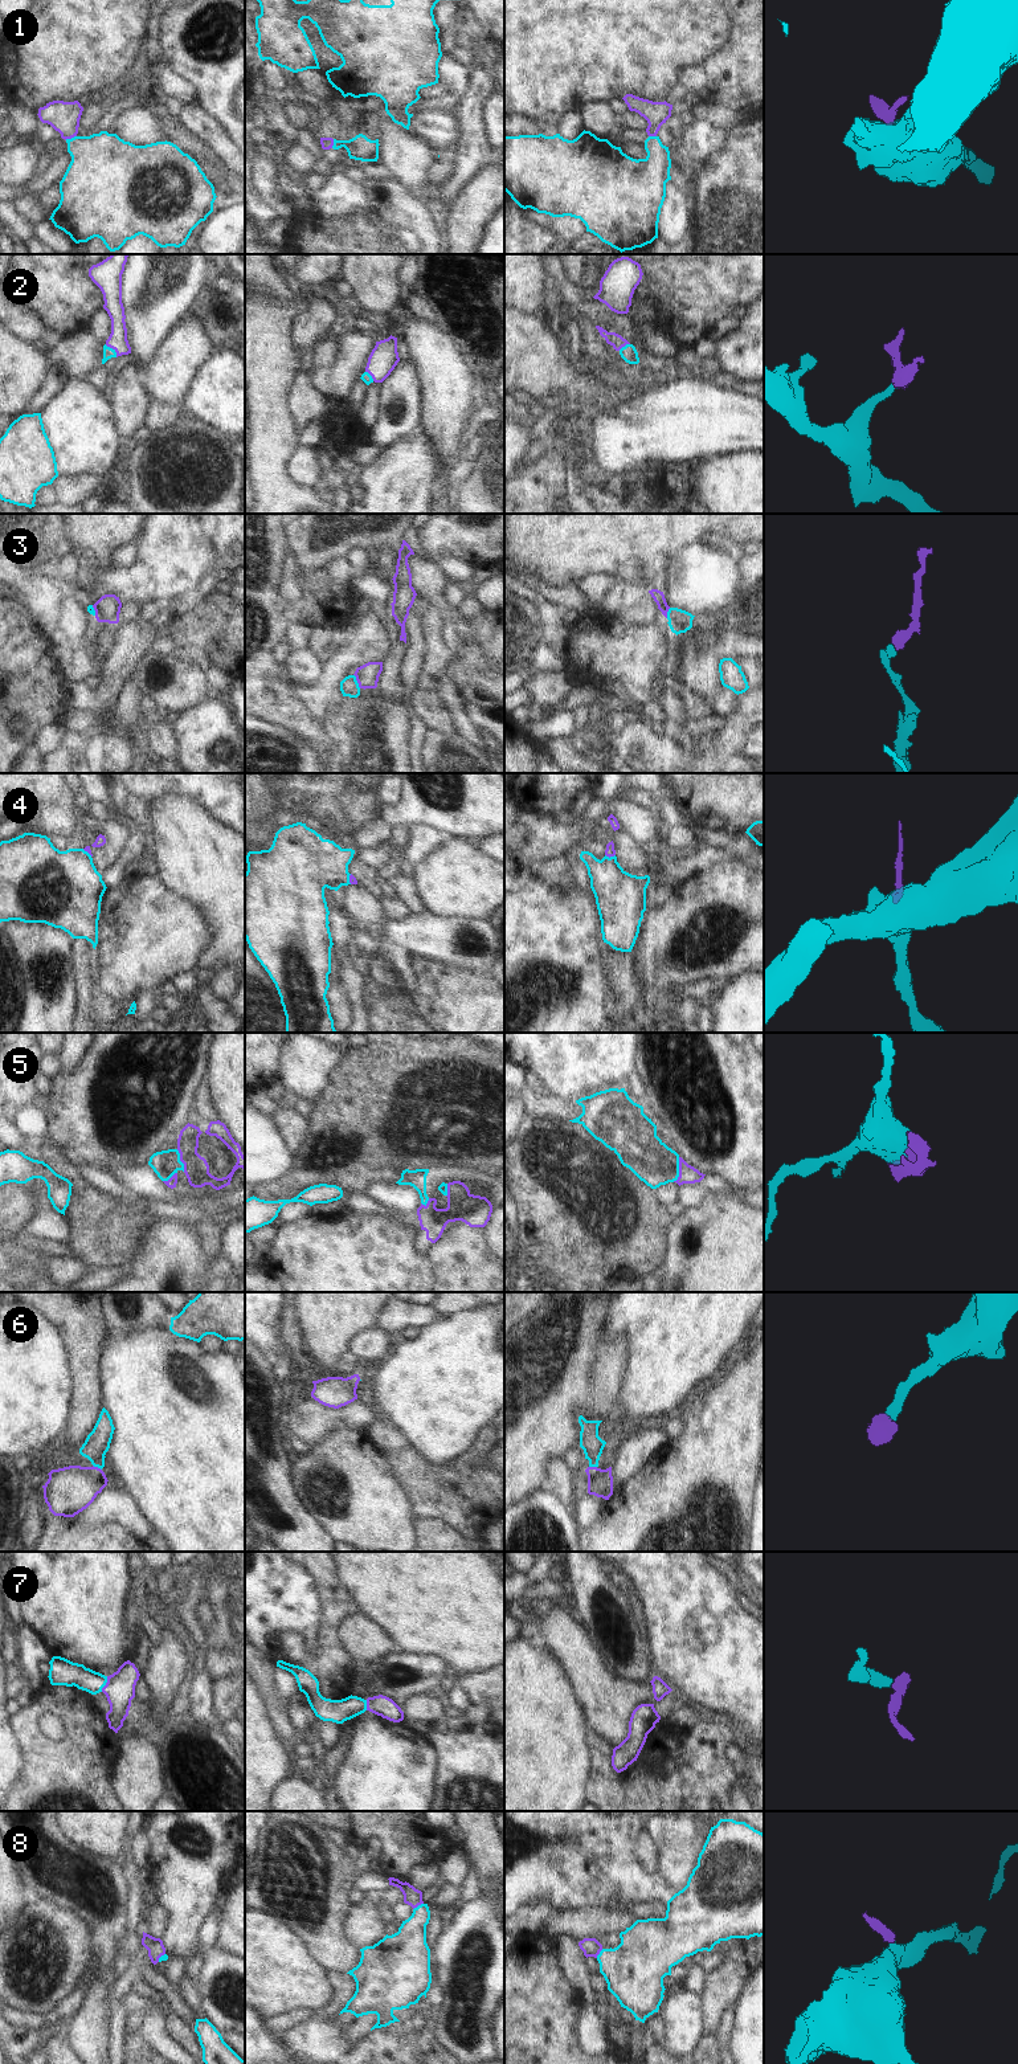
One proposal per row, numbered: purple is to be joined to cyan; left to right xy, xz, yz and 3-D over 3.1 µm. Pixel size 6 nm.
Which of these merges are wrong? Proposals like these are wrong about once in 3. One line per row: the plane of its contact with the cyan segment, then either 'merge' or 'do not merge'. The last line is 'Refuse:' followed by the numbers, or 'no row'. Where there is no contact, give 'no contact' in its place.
1: xy | merge
2: xy | merge
3: xz | do not merge
4: yz | merge
5: yz | do not merge
6: xy | merge
7: xy | merge
8: xz | merge
Refuse: 3, 5

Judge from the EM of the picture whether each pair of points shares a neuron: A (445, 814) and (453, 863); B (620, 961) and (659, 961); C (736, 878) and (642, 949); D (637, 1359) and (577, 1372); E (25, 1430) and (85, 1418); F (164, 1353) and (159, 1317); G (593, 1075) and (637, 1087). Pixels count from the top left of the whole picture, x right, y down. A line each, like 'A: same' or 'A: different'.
A: different
B: different
C: same
D: different
E: different
F: different
G: different

